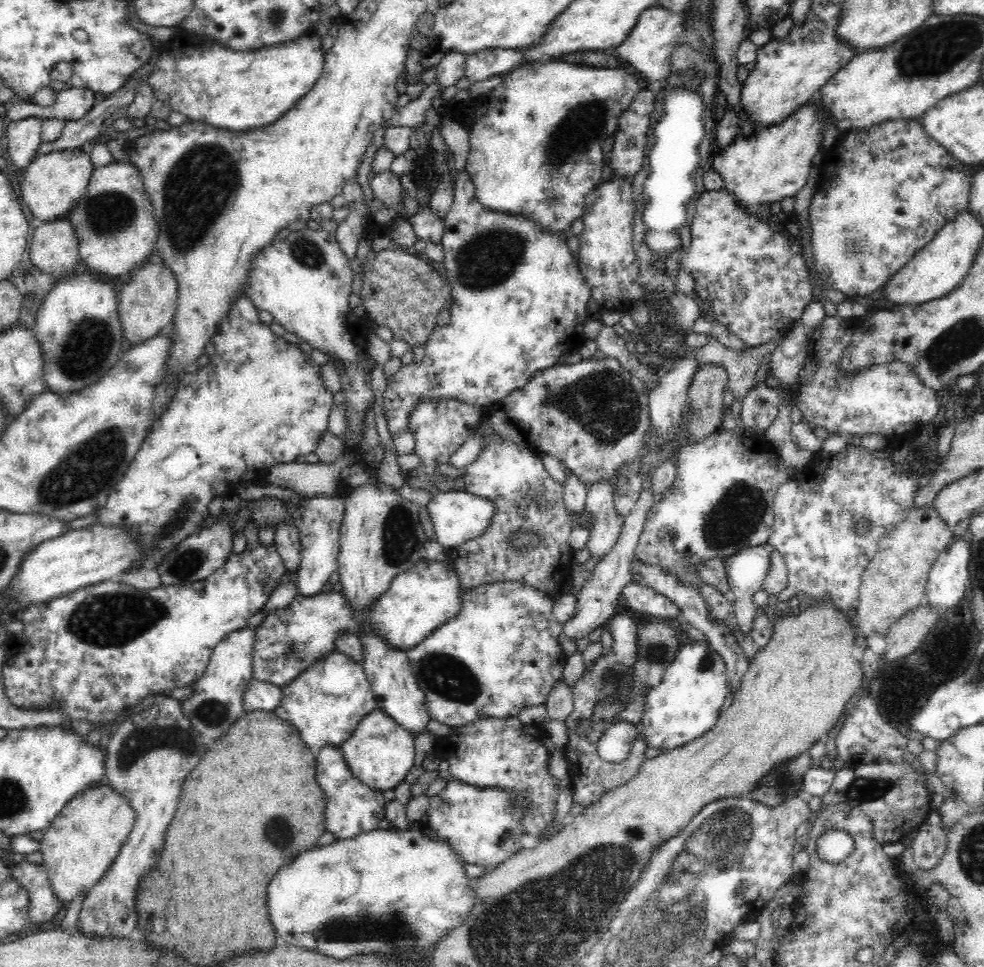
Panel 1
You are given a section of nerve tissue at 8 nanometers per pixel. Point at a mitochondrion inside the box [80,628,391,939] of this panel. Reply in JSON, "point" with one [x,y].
{"point":[135,745]}

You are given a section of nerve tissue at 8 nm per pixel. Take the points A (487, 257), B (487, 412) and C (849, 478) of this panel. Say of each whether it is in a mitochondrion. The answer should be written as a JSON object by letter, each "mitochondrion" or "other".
{"A":"mitochondrion","B":"other","C":"mitochondrion"}

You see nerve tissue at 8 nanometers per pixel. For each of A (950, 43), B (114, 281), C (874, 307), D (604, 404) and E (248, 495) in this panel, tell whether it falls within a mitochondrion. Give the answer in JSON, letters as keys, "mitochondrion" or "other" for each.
{"A":"mitochondrion","B":"other","C":"other","D":"mitochondrion","E":"other"}

